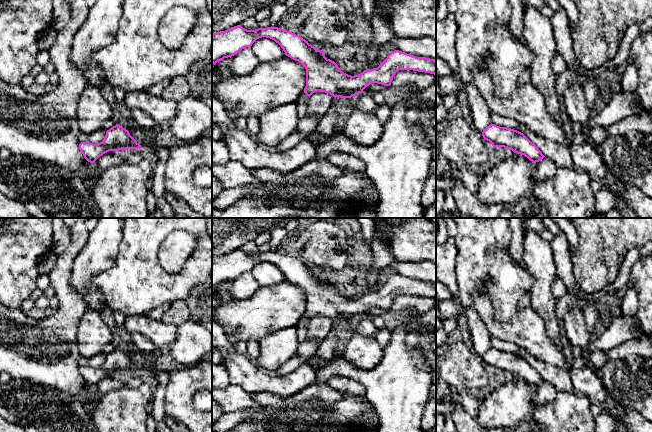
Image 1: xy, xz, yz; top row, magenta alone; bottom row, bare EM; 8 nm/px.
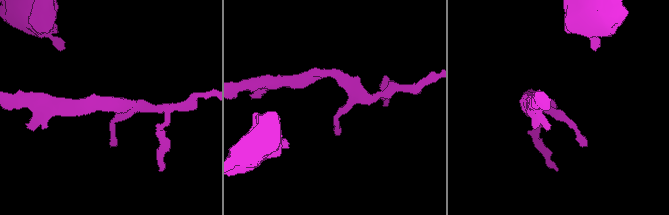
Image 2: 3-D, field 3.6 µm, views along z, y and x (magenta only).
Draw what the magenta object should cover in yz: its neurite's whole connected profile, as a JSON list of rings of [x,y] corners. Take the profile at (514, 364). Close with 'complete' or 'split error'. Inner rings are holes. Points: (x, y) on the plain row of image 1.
[[[491,347],[483,354],[482,360],[493,371],[510,373],[514,377],[524,379],[534,388],[545,381],[534,367],[517,354],[500,351]]]; complete

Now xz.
[[[241,249],[222,256],[212,257],[212,287],[232,281],[240,274],[251,271],[259,262],[266,261],[278,267],[285,279],[301,287],[306,293],[304,317],[311,320],[322,315],[332,319],[337,328],[351,322],[372,307],[390,310],[399,294],[413,294],[436,299],[436,284],[416,281],[395,274],[377,291],[366,293],[358,299],[348,299],[337,288],[327,283],[323,274],[317,274],[301,260],[278,251],[247,254]]]; split error

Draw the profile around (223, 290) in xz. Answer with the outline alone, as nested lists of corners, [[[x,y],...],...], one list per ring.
[[[224,282],[221,285],[218,285],[215,290],[218,292],[220,296],[220,300],[222,303],[228,302],[232,299],[231,294],[230,294],[230,289],[231,289],[231,282]]]

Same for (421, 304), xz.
[[[399,294],[395,297],[391,310],[399,311],[411,308],[420,313],[428,312],[436,307],[436,299],[413,294]]]

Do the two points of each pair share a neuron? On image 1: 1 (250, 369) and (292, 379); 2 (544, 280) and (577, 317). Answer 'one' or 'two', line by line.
1: one
2: two

